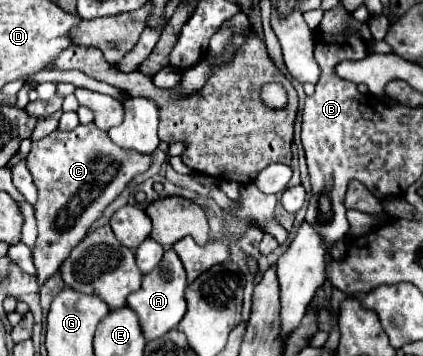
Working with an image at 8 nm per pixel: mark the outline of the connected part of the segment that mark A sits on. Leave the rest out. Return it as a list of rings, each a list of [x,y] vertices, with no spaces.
[[[167,250],[163,260],[151,270],[151,274],[143,276],[143,286],[137,292],[129,294],[127,306],[137,312],[141,330],[147,340],[155,340],[155,338],[167,334],[169,330],[177,328],[177,324],[181,322],[181,318],[185,316],[185,310],[187,310],[185,296],[183,296],[185,286],[187,286],[185,268],[183,268],[179,256],[175,254],[175,250]]]

